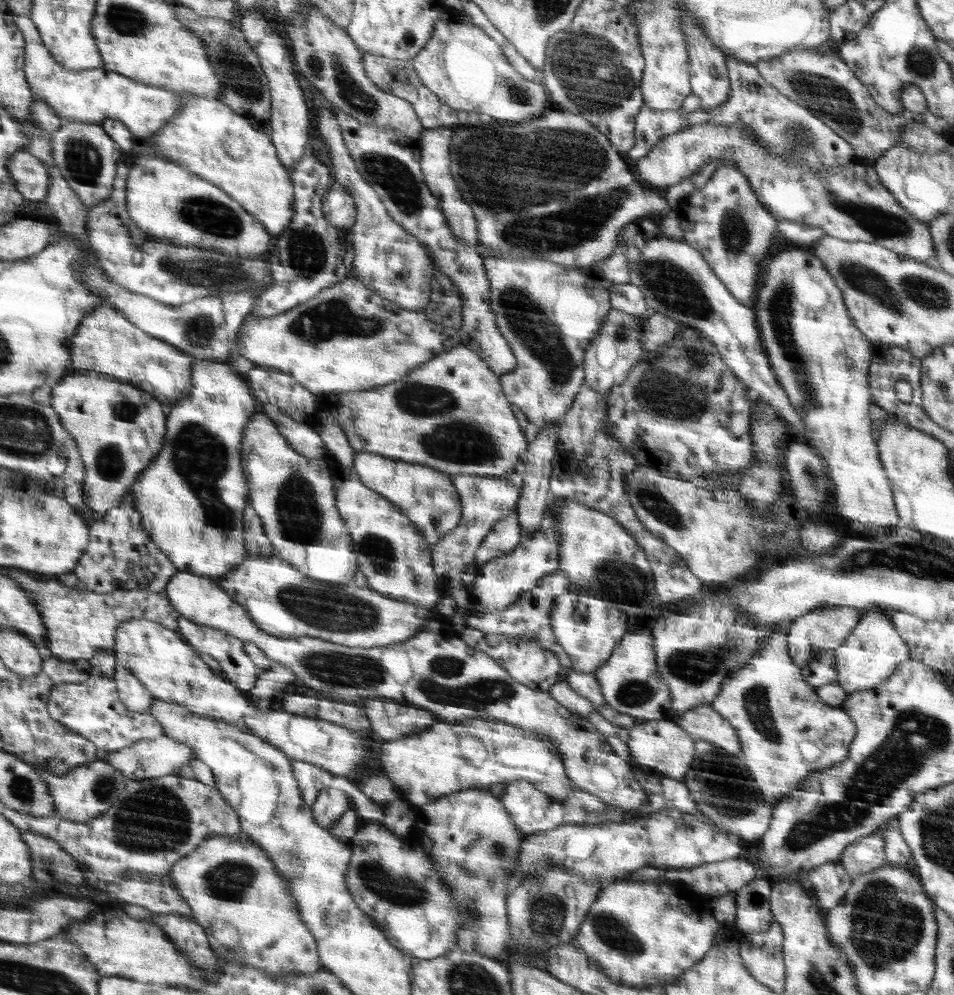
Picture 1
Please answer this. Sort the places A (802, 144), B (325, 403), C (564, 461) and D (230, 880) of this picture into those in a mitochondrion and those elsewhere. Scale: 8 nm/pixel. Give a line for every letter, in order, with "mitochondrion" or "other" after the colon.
A: mitochondrion
B: other
C: other
D: mitochondrion

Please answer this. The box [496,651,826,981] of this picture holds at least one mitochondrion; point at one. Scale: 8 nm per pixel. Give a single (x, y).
(723, 785)

